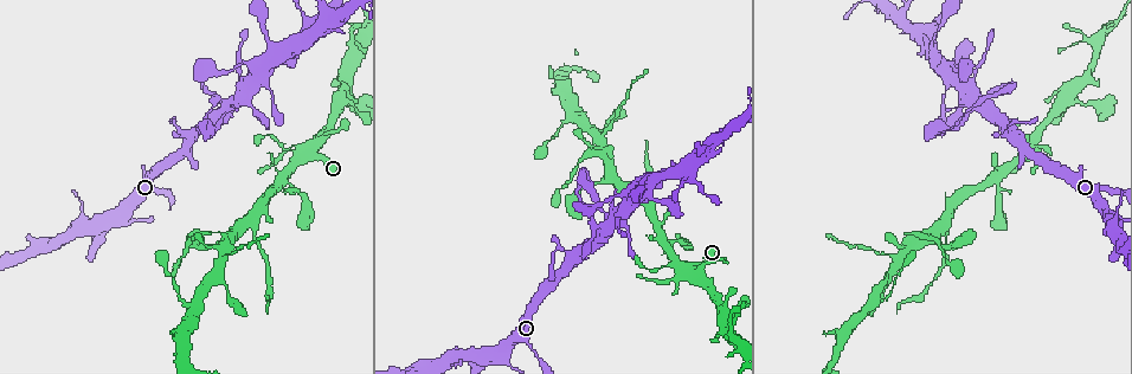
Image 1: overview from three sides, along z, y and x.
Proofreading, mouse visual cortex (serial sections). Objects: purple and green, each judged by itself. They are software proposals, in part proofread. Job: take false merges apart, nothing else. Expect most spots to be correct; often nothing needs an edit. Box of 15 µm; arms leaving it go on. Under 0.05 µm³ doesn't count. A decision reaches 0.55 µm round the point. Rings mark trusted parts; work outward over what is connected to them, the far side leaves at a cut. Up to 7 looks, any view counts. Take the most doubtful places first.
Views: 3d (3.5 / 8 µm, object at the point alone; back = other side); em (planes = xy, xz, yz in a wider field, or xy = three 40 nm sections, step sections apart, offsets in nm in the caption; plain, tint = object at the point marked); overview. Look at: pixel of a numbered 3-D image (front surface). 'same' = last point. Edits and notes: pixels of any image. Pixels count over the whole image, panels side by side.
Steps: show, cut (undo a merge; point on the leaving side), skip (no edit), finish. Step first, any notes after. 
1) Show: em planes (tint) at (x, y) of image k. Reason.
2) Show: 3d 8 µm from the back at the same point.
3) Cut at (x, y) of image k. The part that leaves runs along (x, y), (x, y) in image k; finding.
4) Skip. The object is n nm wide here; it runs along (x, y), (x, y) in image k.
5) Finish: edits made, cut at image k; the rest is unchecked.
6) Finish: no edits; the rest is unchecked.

Show: 3d 3.5 µm at (688, 269) of image 1. Branch point.

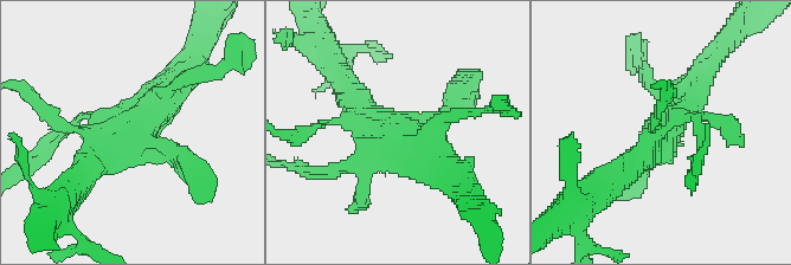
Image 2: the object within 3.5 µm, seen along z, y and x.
Show: em planes (tint) at (660, 145) of image 2. Now the EM.

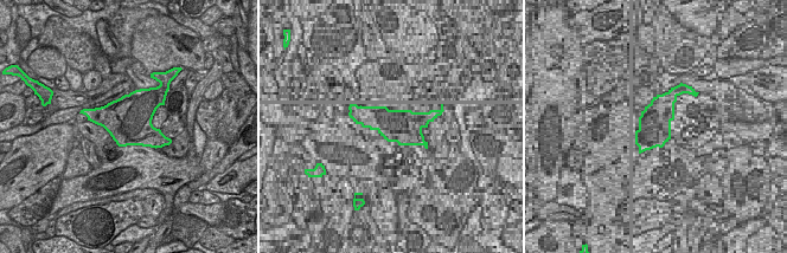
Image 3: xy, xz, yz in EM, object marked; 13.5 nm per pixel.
Show: em xy step 3 (tint) at the same point. Another direction.

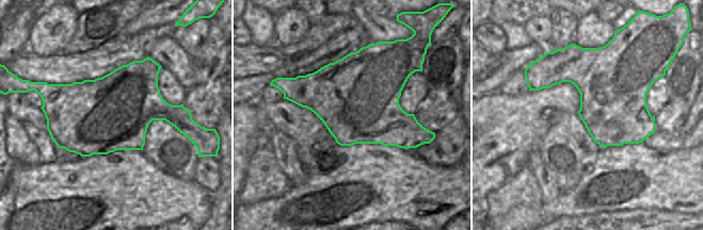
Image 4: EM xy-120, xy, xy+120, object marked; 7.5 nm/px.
Skip. All the same cell.

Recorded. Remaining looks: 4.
Show: 3d 3.5 µm at (947, 221) of image 1. Arms part here.

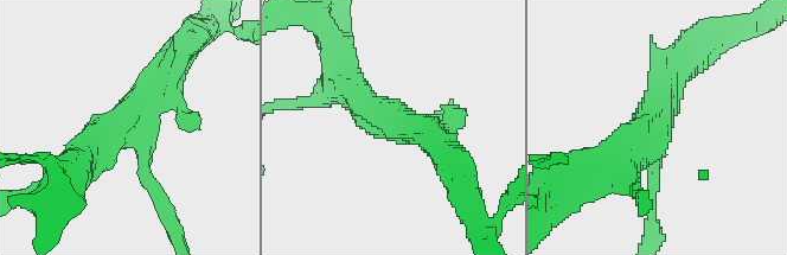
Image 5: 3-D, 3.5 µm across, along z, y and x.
Skip. The arms are 150, 400, 450 nm wide; it runs along (174, 58), (130, 116), (76, 167) in image 5; one cell here.

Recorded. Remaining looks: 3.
Show: 3d 3.5 µm at (891, 255) of image 1. Thin arm on a thick one.

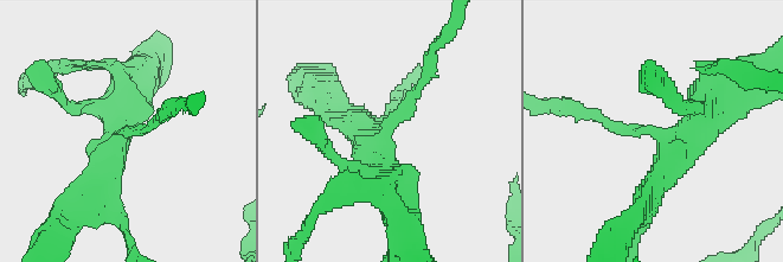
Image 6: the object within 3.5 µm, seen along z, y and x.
Show: em xy step 1 (tint) at (117, 137) of image 6. 3 arms meet here; the arms are 150, 350, 450 nm wide; now the EM.

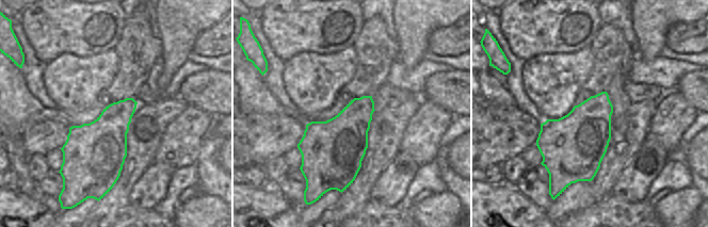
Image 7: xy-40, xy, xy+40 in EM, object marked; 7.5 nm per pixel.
Skip. It runs along (386, 186), (386, 122), (427, 76) in image 6; continuous, no second cell.

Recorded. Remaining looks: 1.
Finish: no edits; the rest is unchecked.

